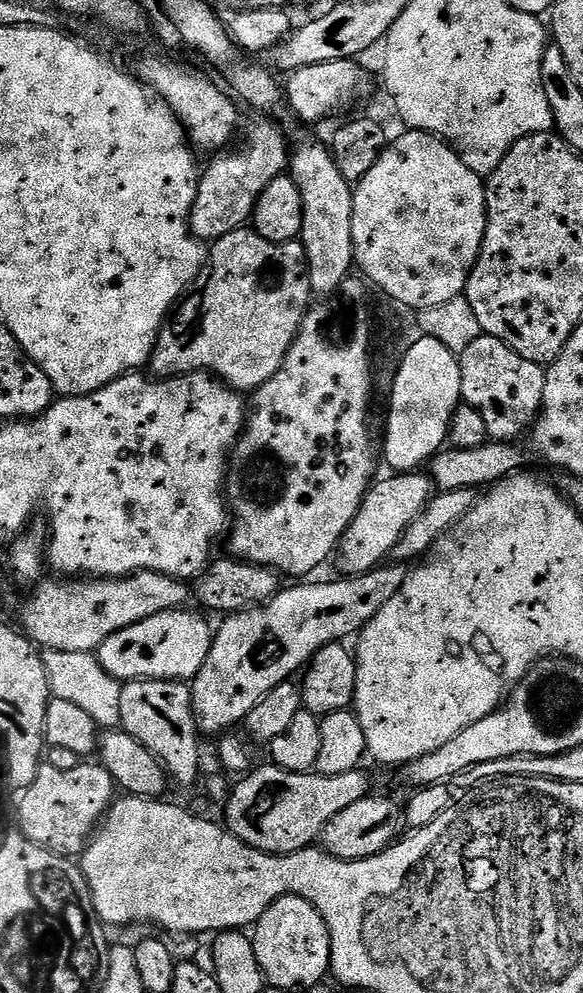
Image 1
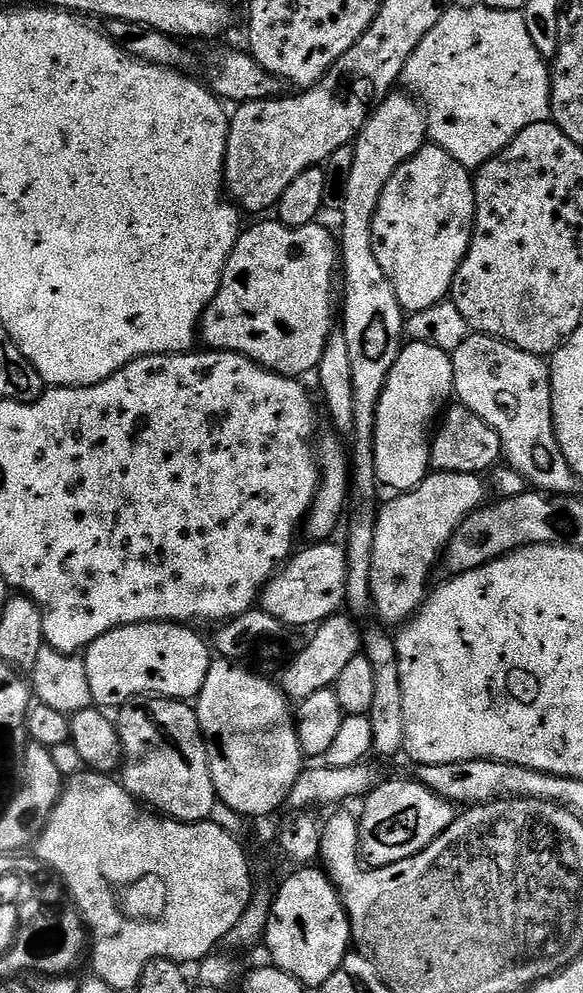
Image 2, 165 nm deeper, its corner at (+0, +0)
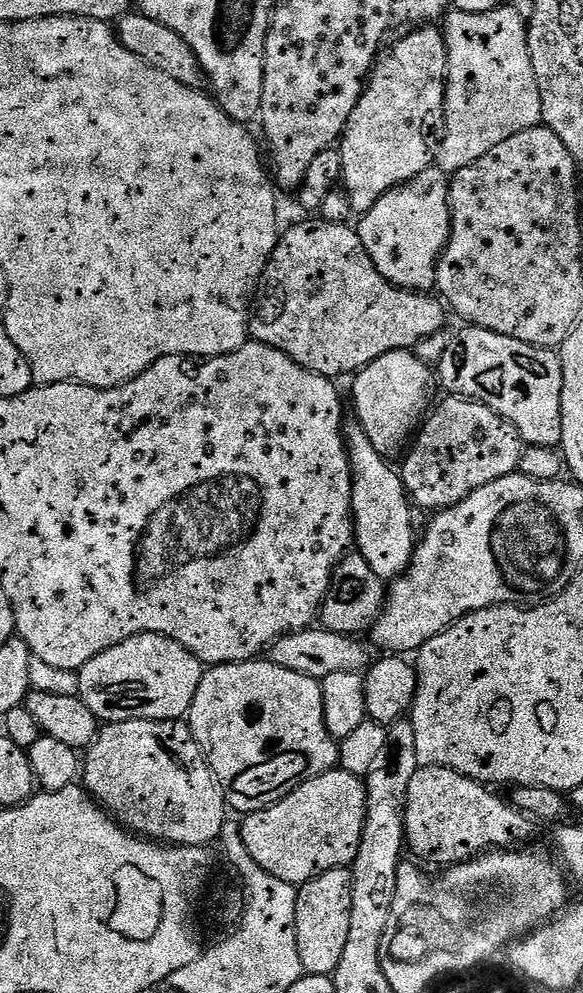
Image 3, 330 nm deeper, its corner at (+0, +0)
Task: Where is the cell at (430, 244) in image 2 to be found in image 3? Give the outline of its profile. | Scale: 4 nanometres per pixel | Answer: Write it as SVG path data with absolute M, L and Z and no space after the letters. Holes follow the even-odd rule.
M438 167L422 170L414 178L390 190L372 209L363 213L358 231L366 254L378 266L378 274L399 288L427 293L436 287L436 267L452 229L450 176Z

